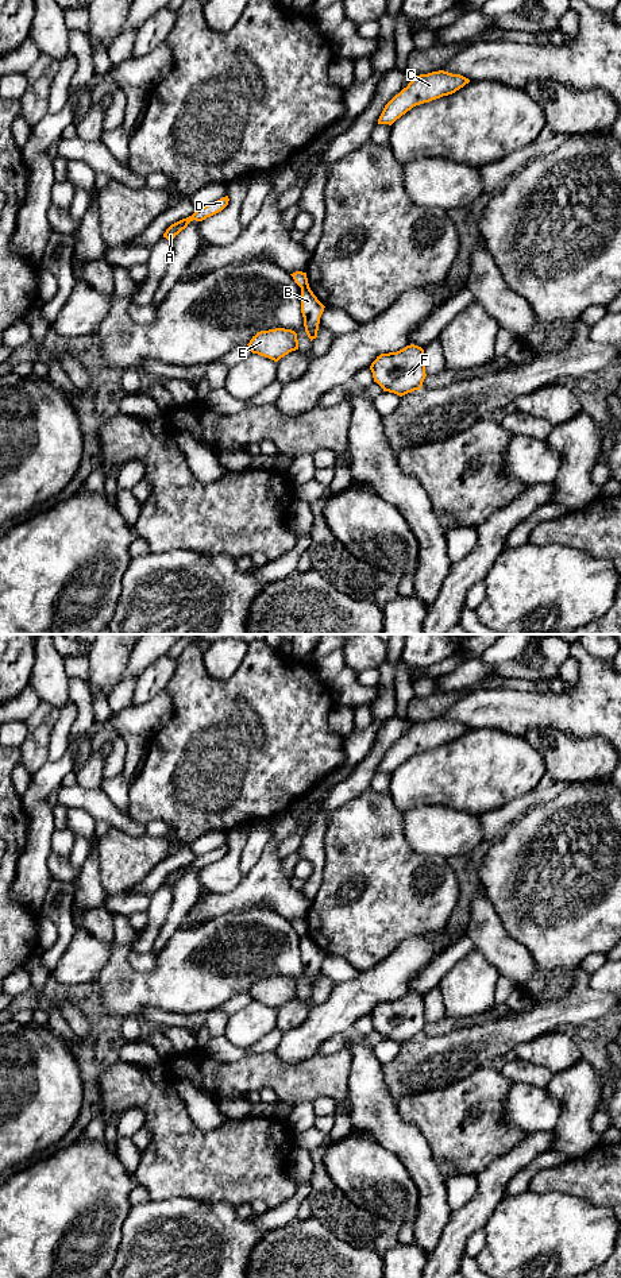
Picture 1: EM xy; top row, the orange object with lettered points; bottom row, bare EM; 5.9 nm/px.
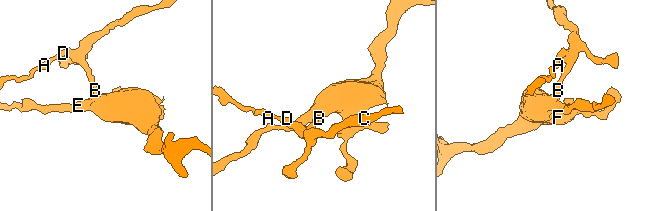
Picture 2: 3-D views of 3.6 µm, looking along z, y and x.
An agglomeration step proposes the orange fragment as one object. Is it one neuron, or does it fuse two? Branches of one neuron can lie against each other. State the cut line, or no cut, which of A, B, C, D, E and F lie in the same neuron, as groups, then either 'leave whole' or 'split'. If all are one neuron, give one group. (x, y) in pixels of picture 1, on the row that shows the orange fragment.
cut in xy along (308, 285), (301, 289); A C D / B E F; split

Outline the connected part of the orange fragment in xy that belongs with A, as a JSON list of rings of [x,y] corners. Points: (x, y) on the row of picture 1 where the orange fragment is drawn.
[[[225,196],[212,204],[208,204],[202,208],[196,209],[196,212],[192,216],[171,224],[163,233],[163,238],[166,238],[167,240],[171,242],[182,229],[185,229],[188,227],[188,224],[190,221],[193,221],[193,220],[202,221],[207,217],[211,217],[211,216],[221,212],[228,205],[228,201],[230,201],[230,198],[228,198],[228,196]]]

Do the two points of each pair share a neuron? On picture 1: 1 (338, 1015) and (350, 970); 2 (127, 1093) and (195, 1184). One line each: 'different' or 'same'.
1: different
2: same

